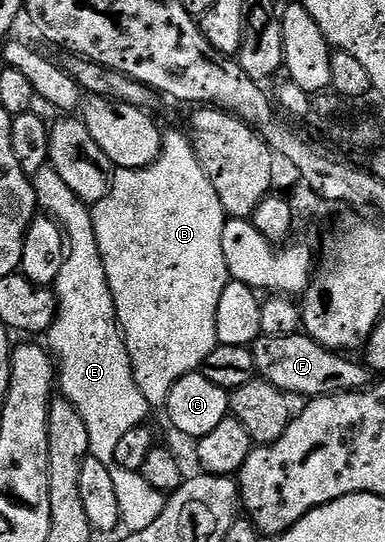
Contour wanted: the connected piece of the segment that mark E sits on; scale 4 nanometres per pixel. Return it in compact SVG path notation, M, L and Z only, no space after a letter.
M50 164L34 175L32 187L37 207L60 223L66 243L62 272L58 272L54 283L58 303L56 319L46 335L47 345L58 359L58 390L67 402L78 408L82 420L86 420L86 432L90 432L89 455L112 466L118 440L130 428L149 421L150 407L134 380L124 333L116 320L114 296L106 280L106 268L102 268L89 203L78 200Z

